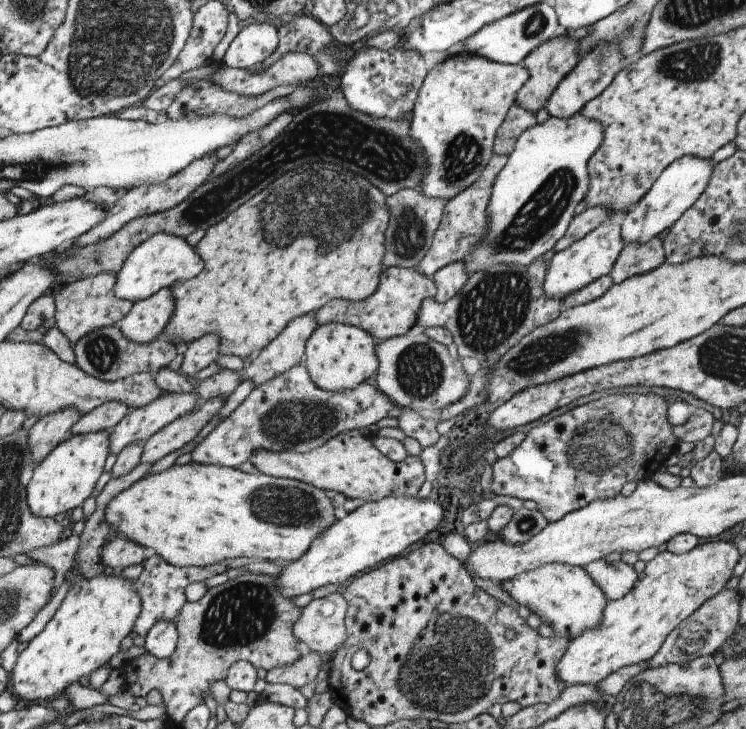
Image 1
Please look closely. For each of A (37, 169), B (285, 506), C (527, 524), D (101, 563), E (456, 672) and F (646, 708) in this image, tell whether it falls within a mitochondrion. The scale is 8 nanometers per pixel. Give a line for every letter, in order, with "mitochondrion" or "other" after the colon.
A: mitochondrion
B: mitochondrion
C: mitochondrion
D: other
E: mitochondrion
F: mitochondrion

